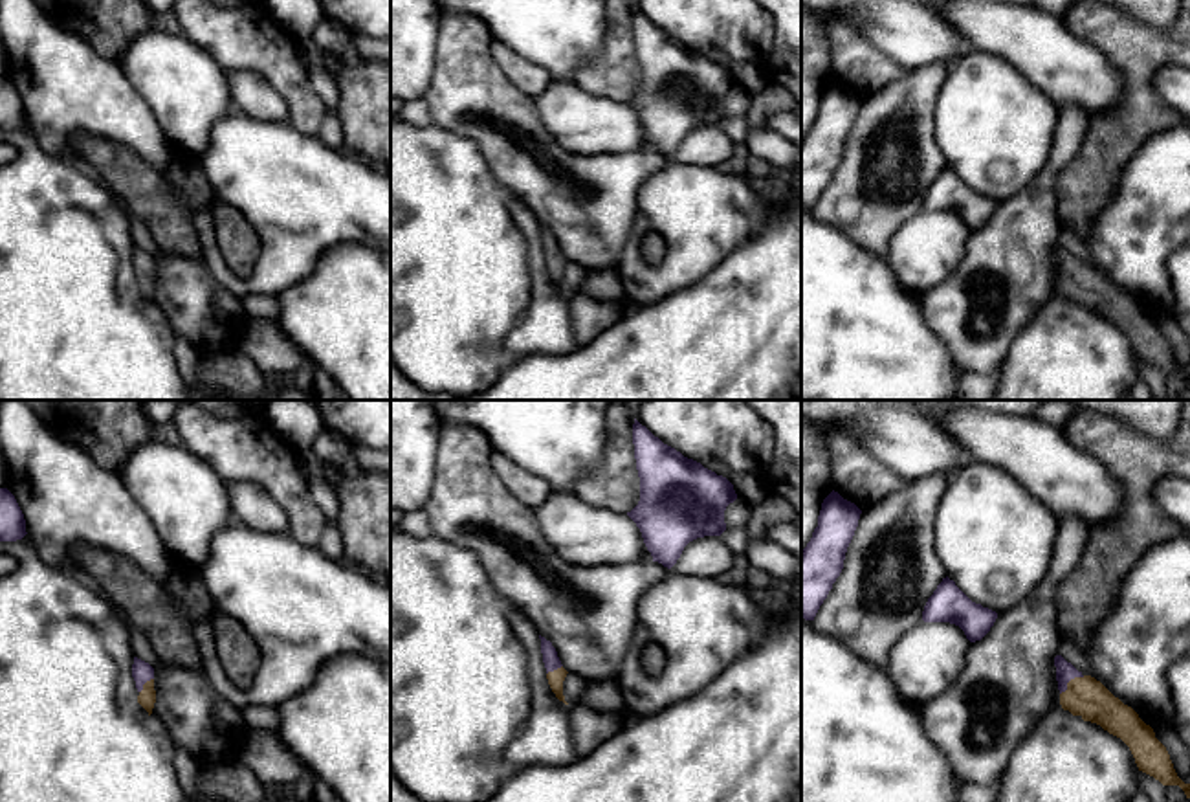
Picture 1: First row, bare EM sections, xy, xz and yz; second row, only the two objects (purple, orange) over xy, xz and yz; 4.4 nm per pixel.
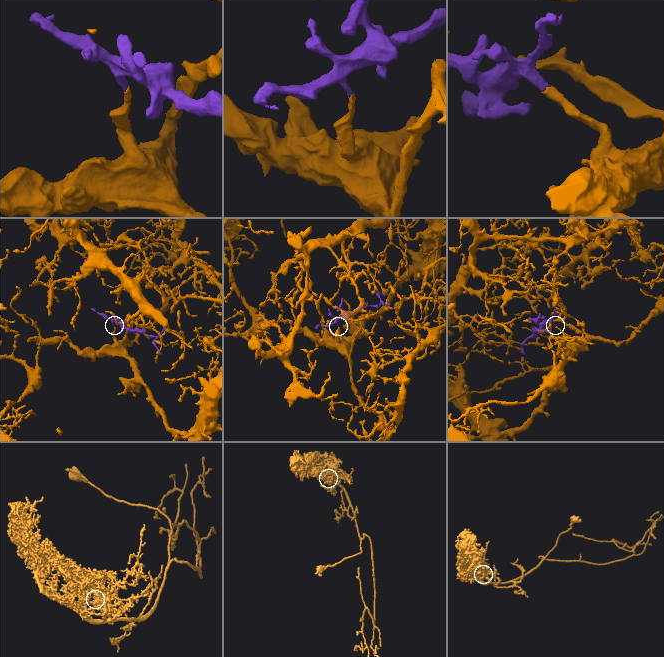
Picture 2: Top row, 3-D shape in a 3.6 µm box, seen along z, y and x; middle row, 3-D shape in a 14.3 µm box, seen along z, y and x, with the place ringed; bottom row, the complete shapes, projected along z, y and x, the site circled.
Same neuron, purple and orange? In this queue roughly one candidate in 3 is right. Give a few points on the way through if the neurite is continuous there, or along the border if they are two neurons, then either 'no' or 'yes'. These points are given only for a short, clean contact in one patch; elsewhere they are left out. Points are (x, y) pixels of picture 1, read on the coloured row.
way yz (1064, 670), (1069, 679), (1086, 696); yes

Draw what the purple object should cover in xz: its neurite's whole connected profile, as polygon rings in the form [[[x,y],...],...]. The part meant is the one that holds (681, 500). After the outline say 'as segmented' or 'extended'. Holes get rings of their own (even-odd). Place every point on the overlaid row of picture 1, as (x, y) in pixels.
[[[636,418],[633,444],[640,477],[640,501],[627,516],[640,529],[653,562],[671,569],[689,541],[704,536],[721,536],[726,530],[724,510],[737,499],[737,494],[726,477],[664,444]]]; as segmented

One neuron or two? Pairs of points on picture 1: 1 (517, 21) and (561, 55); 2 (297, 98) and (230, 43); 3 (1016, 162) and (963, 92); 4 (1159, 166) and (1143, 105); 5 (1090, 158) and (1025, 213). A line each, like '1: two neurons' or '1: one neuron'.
1: one neuron
2: one neuron
3: one neuron
4: two neurons
5: two neurons

